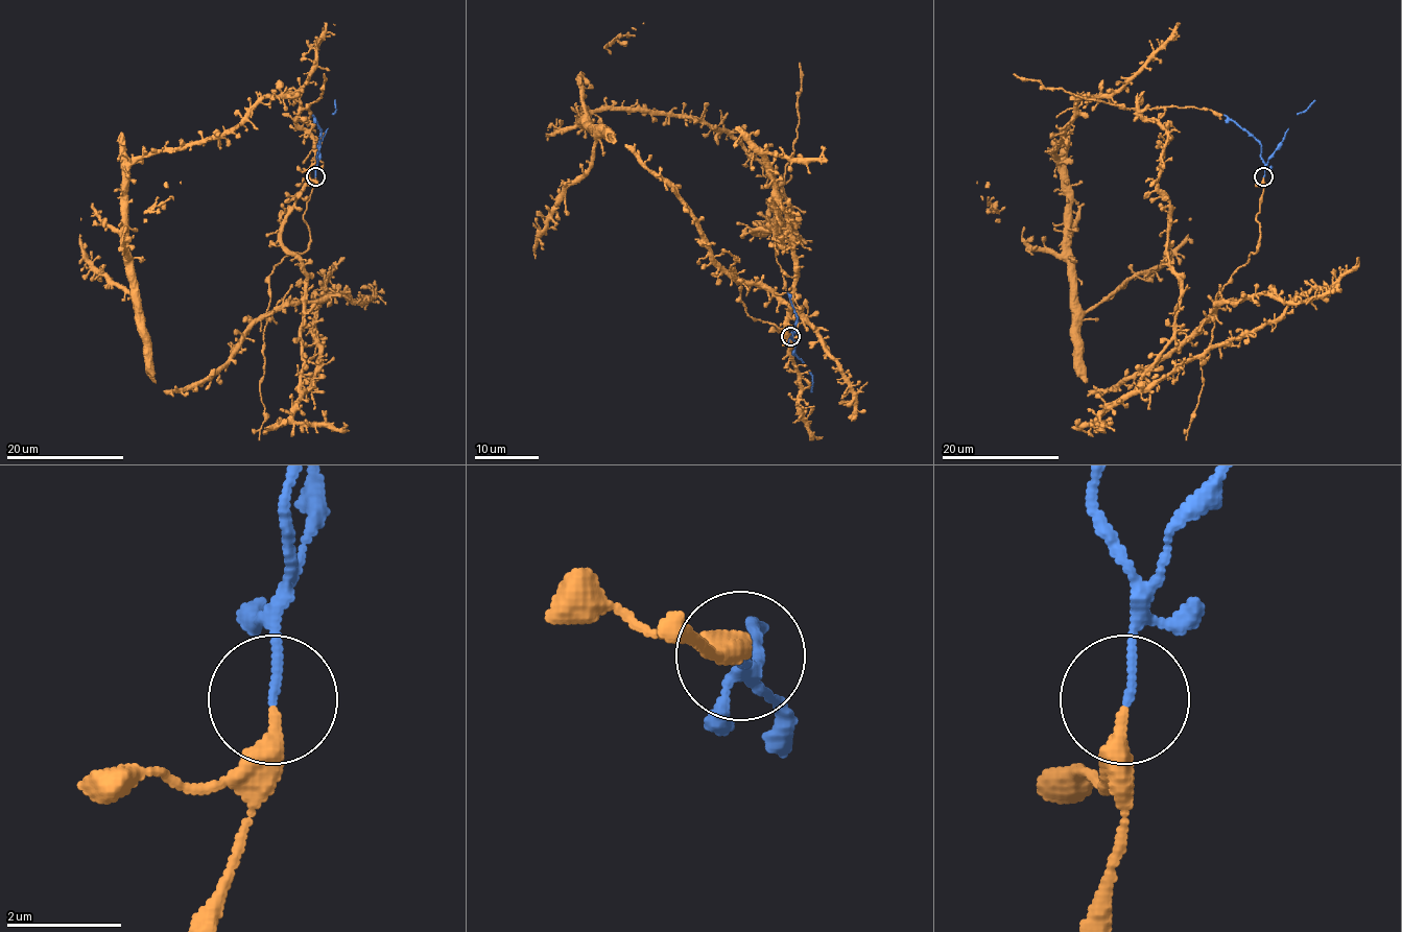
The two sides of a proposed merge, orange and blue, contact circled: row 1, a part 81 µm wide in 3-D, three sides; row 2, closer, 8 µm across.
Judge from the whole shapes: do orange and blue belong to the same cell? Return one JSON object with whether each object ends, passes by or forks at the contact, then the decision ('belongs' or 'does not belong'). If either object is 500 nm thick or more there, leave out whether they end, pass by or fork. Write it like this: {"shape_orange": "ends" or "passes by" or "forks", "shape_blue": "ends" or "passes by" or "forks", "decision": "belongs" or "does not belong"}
{"shape_orange": "ends", "shape_blue": "ends", "decision": "belongs"}

